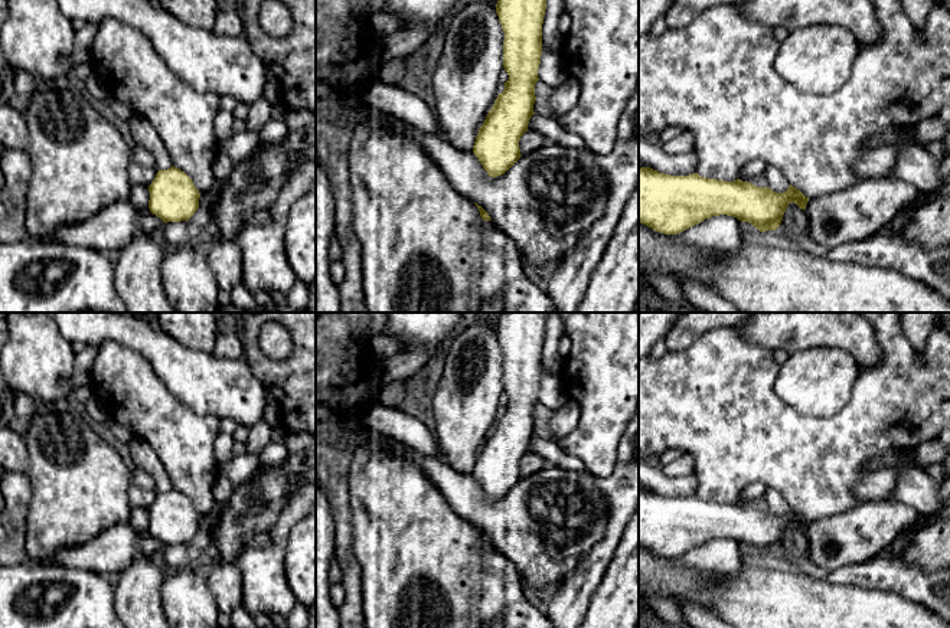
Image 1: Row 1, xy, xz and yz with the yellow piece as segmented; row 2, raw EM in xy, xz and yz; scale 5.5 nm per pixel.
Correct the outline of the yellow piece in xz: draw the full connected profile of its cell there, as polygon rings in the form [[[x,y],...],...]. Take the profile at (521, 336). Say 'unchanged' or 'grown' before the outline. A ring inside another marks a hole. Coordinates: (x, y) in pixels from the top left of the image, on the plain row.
unchanged | [[[502,313],[496,327],[496,336],[505,354],[503,364],[503,390],[509,398],[505,405],[505,413],[497,418],[492,432],[489,434],[483,448],[476,459],[473,475],[481,485],[490,500],[505,497],[519,481],[519,462],[528,454],[529,442],[532,441],[535,419],[535,408],[539,403],[538,392],[542,377],[542,347],[546,333],[546,320],[549,313]]]

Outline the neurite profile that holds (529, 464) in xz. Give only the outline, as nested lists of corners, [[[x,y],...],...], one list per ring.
[[[528,452],[519,462],[520,477],[526,478],[548,467],[548,461],[536,454]]]

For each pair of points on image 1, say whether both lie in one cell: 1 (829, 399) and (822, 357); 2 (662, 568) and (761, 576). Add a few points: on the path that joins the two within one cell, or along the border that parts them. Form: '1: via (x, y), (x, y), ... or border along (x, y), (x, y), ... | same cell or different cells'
1: via (822, 389), (822, 368) | same cell
2: via (686, 584), (699, 588), (737, 588) | same cell

